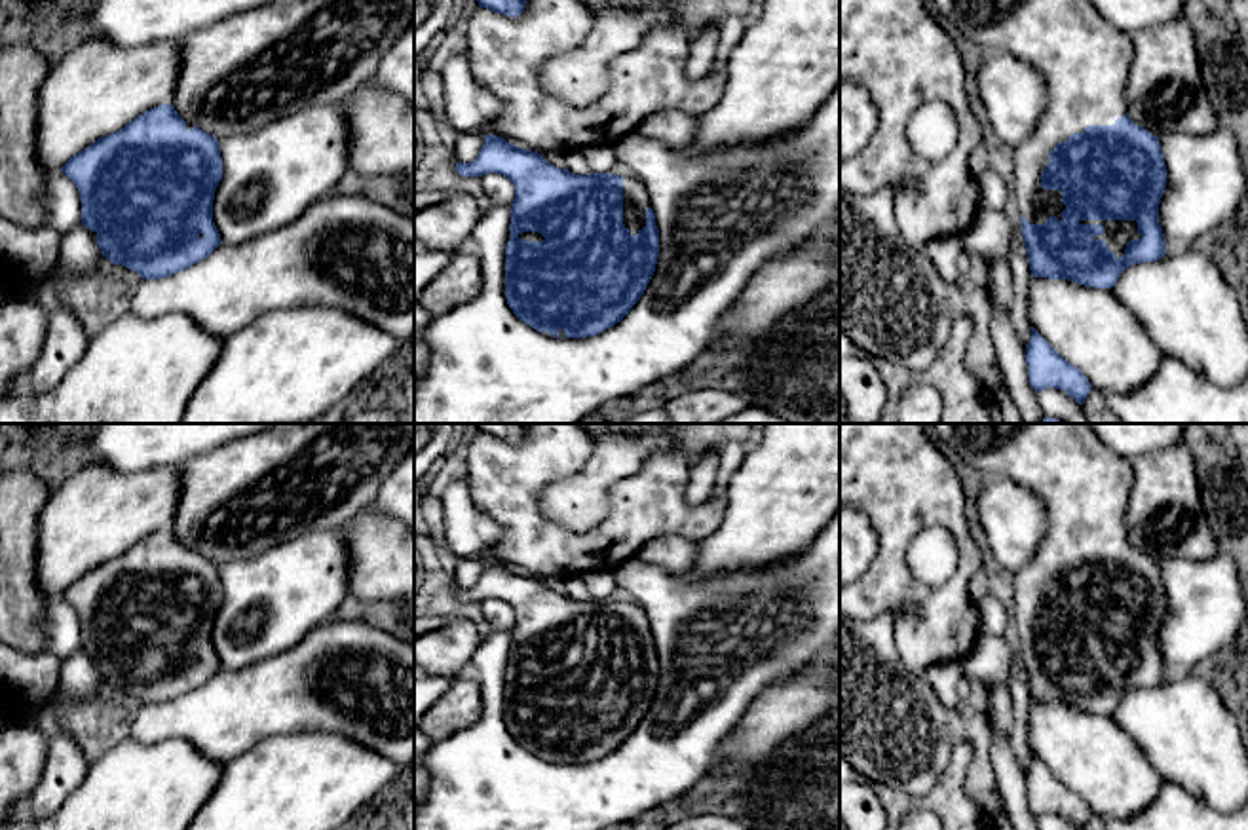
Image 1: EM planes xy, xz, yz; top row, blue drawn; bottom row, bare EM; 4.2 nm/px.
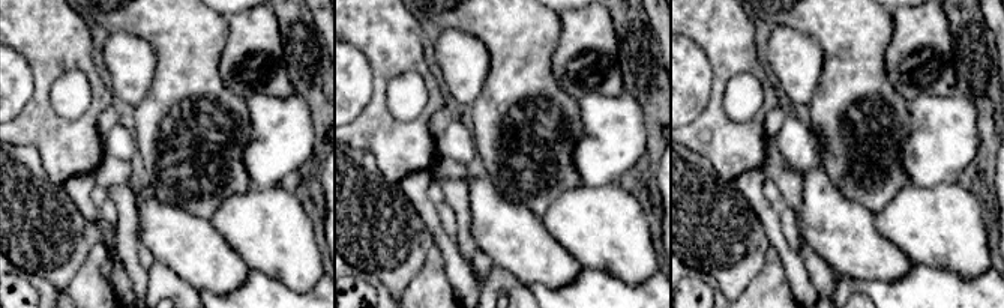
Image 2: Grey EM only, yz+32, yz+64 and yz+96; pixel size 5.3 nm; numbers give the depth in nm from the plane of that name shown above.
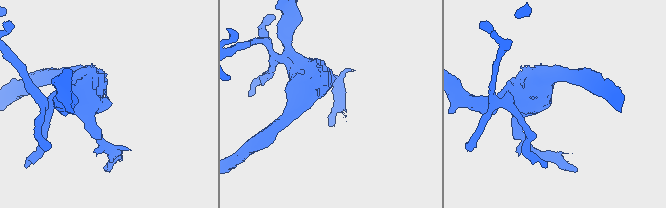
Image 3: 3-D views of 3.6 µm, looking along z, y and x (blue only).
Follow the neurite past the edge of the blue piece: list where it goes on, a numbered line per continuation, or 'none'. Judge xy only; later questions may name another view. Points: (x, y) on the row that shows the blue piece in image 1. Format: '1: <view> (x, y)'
1: xy (97, 88)

